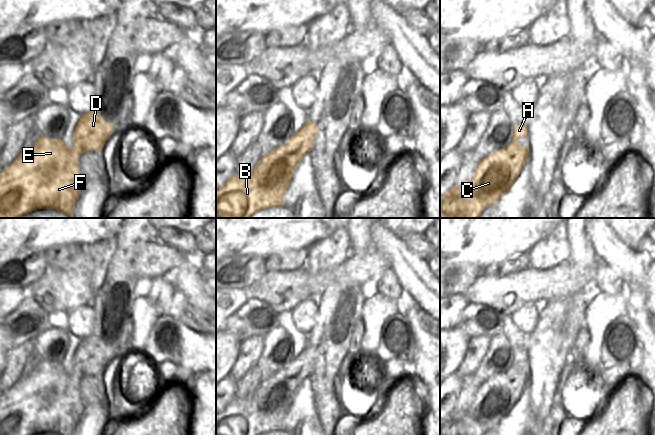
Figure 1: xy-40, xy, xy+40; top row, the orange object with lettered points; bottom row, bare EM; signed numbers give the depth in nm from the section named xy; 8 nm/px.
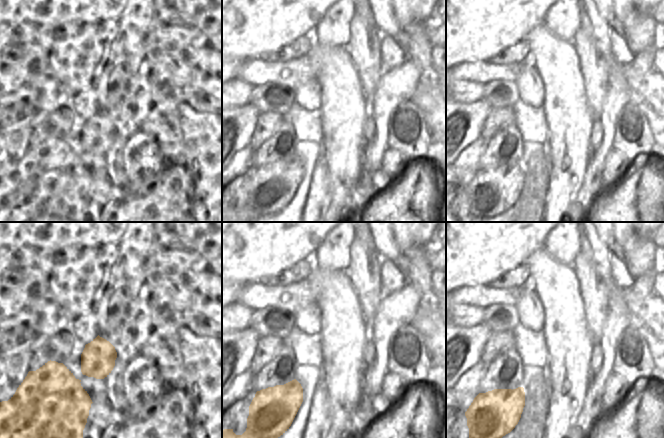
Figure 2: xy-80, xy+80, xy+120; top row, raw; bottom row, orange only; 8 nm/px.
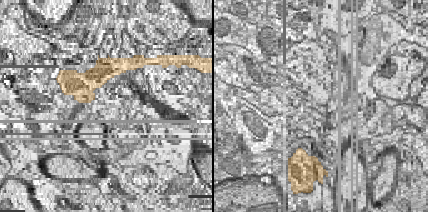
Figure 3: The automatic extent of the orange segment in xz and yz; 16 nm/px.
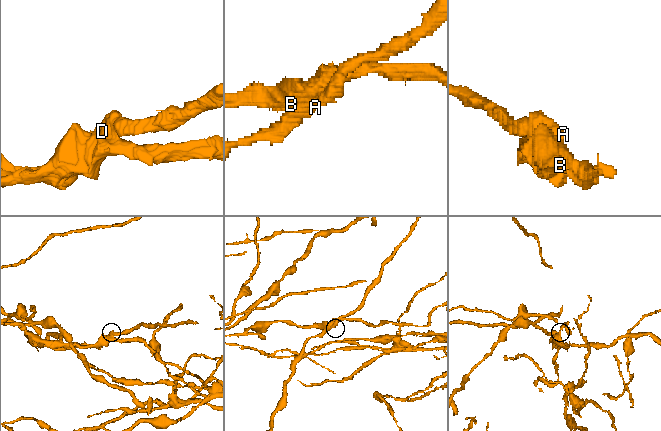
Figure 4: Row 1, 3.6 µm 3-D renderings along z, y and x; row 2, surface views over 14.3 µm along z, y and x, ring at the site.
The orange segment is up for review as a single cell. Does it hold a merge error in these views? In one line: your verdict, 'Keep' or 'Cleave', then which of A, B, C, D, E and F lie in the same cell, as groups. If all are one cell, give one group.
Cleave. Groups: A C D / B E F

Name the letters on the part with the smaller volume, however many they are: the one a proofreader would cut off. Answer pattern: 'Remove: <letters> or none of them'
Remove: A, C, D

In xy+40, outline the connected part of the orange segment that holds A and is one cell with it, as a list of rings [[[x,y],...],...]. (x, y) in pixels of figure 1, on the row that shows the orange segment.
[[[518,124],[515,126],[515,129],[513,131],[513,143],[517,143],[520,137],[529,137],[529,132],[527,130],[527,127],[524,125]]]

